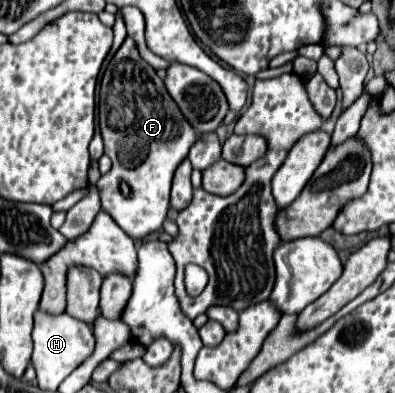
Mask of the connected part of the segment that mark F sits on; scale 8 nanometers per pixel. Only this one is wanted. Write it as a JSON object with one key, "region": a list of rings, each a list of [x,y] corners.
{"region":[[[132,37],[124,39],[104,71],[98,109],[104,153],[112,159],[112,169],[96,183],[102,209],[126,235],[140,241],[162,229],[170,209],[174,171],[188,157],[198,133],[168,95],[164,81],[138,55]]]}

